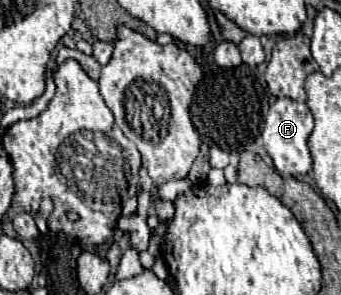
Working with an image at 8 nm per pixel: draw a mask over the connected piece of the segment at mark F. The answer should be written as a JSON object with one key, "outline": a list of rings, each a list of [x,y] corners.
{"outline":[[[278,98],[270,106],[270,112],[264,120],[262,138],[264,138],[266,152],[270,154],[276,170],[282,176],[286,176],[286,174],[302,176],[302,174],[308,174],[312,170],[312,156],[308,150],[308,136],[312,134],[312,128],[314,128],[314,120],[312,120],[312,112],[306,106],[306,102],[296,102],[290,98]]]}

